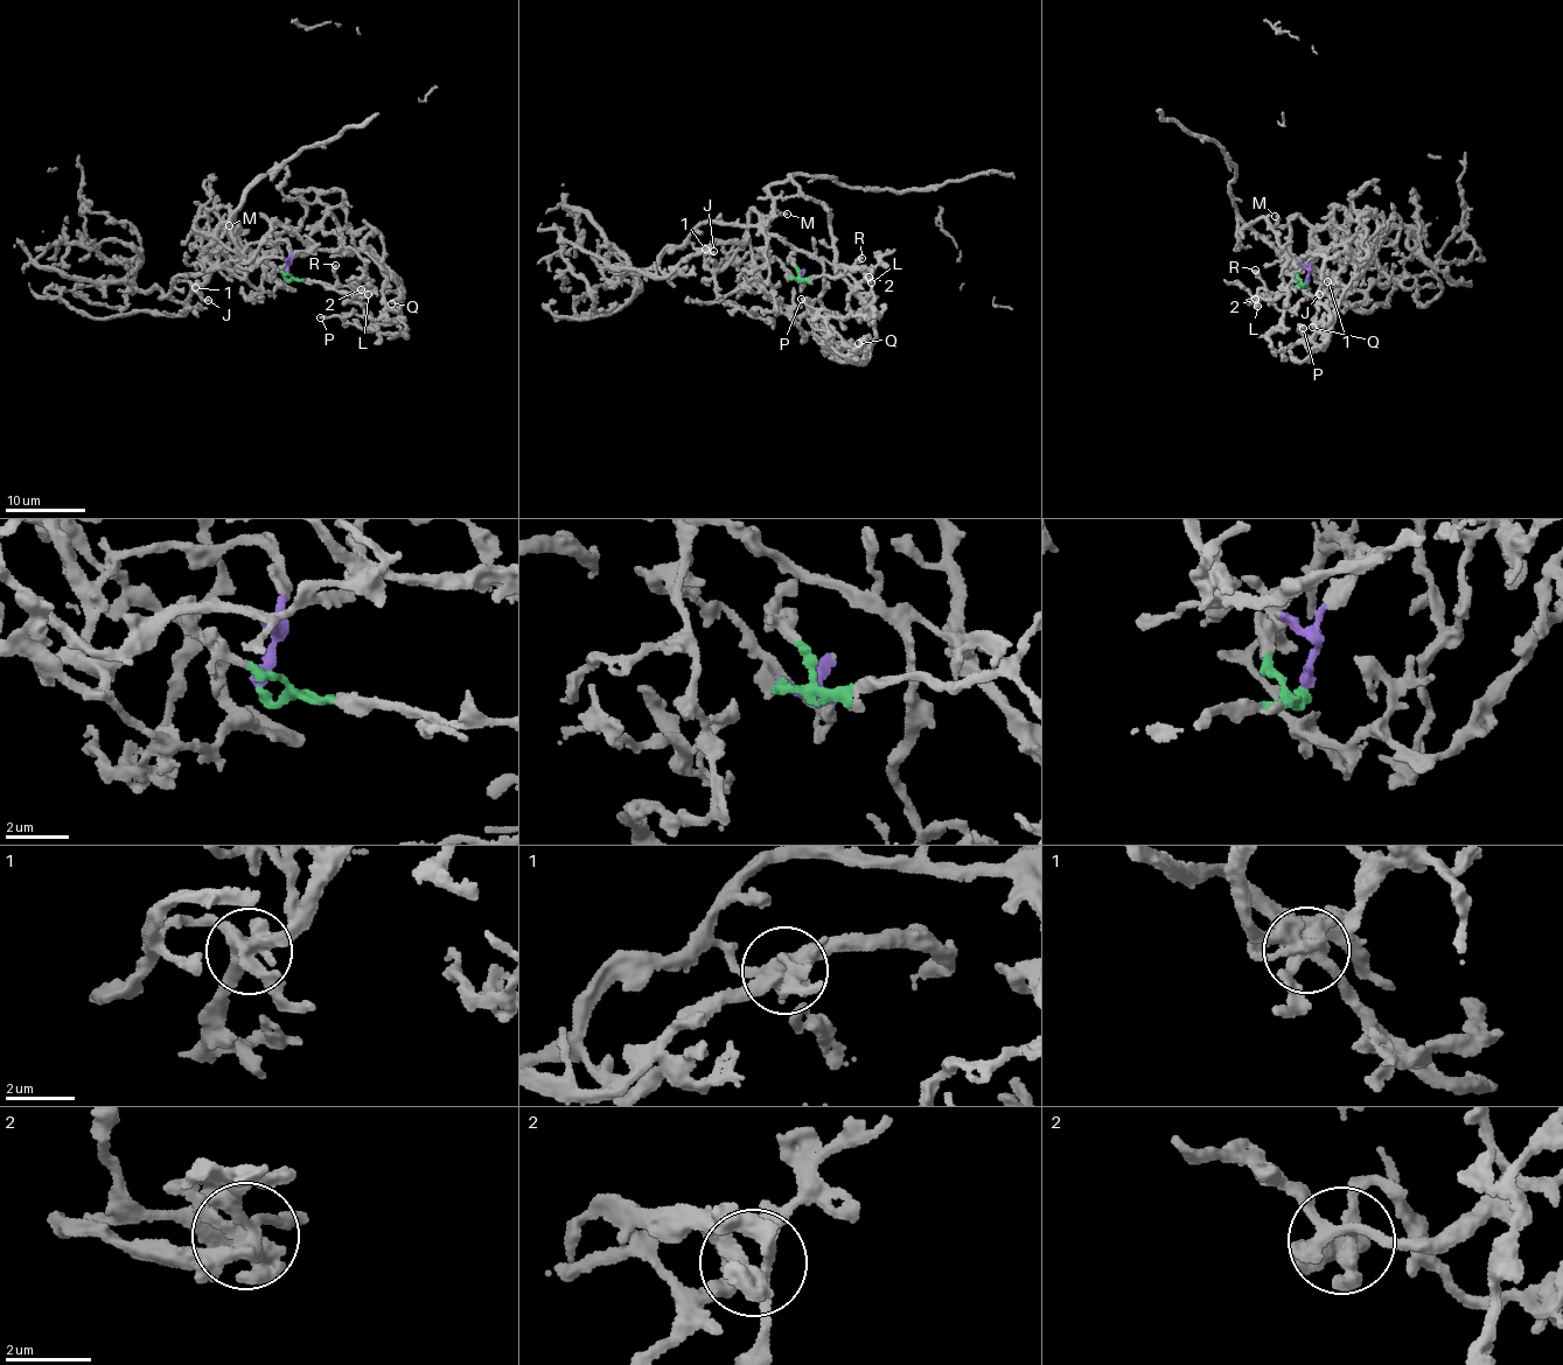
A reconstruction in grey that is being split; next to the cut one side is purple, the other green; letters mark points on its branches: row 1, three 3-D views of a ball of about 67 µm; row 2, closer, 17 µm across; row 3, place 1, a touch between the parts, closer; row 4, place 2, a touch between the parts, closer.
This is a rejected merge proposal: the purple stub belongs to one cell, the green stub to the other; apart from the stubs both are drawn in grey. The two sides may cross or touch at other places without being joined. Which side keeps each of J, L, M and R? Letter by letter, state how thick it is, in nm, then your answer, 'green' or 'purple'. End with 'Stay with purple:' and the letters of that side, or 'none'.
J: calibre 240 nm; purple
L: calibre 460 nm; green
M: calibre 240 nm; green
R: calibre 360 nm; green
Stay with purple: J

